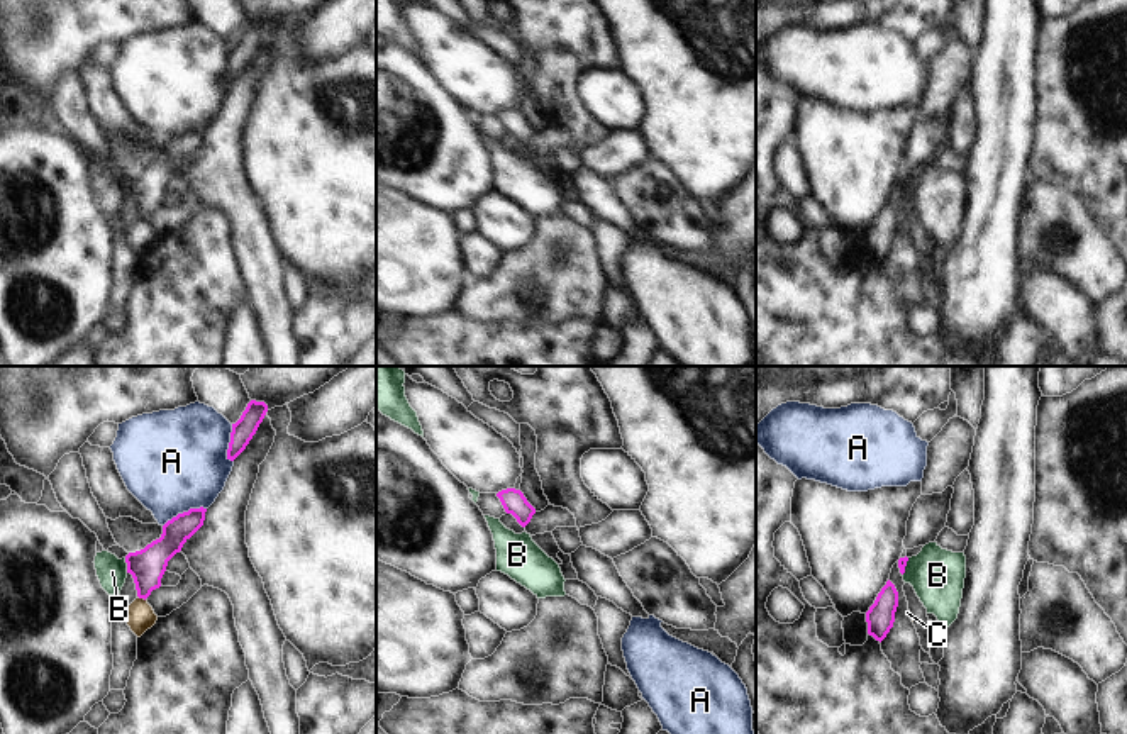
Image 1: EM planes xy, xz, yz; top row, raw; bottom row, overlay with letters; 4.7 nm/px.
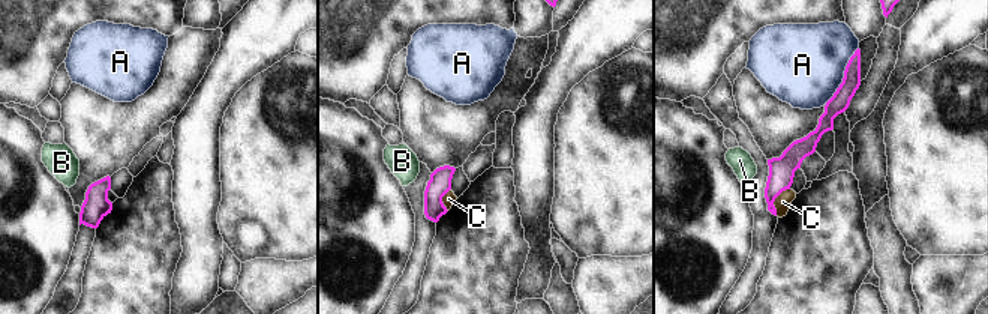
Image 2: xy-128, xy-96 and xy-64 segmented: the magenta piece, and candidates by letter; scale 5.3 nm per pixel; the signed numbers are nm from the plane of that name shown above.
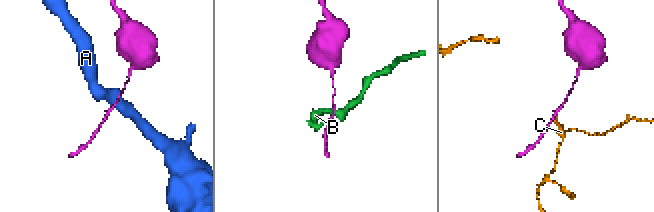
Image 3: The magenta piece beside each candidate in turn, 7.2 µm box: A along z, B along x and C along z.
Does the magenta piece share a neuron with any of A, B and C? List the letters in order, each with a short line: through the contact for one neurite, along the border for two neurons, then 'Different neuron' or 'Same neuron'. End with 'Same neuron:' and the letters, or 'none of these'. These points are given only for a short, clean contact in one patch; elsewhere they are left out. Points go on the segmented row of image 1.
A: Different neuron
B: Line: xy (124, 558), (127, 572). Different neuron
C: Line: xy (138, 595), (144, 600). Different neuron
Same neuron: none of these

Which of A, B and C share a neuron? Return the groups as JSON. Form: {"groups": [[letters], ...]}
{"groups": [["A"], ["B"], ["C"]]}

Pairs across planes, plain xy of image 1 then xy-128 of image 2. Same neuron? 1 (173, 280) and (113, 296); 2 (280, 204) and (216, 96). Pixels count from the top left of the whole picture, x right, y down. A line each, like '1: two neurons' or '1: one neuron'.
1: one neuron
2: two neurons

